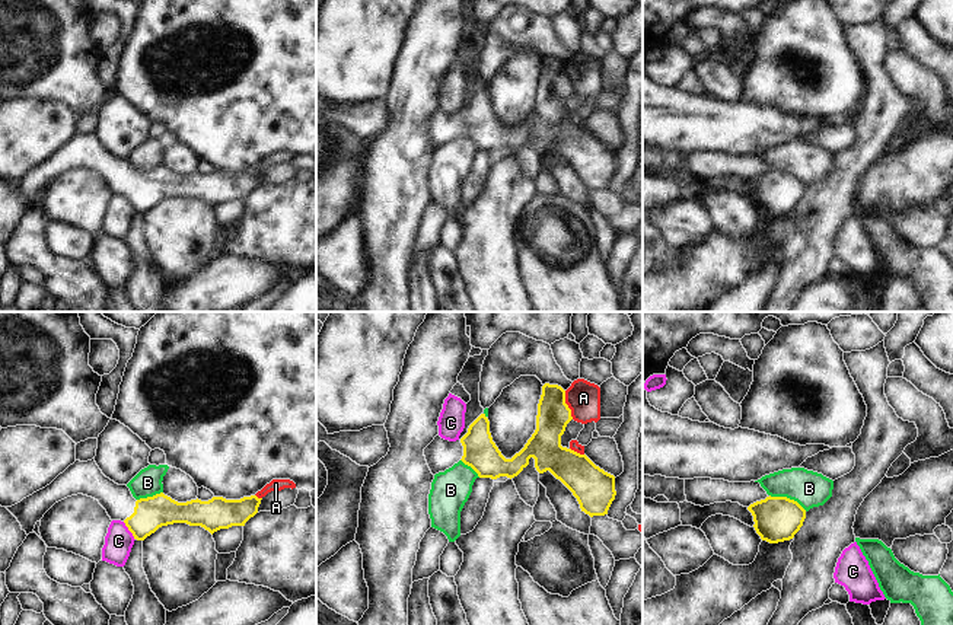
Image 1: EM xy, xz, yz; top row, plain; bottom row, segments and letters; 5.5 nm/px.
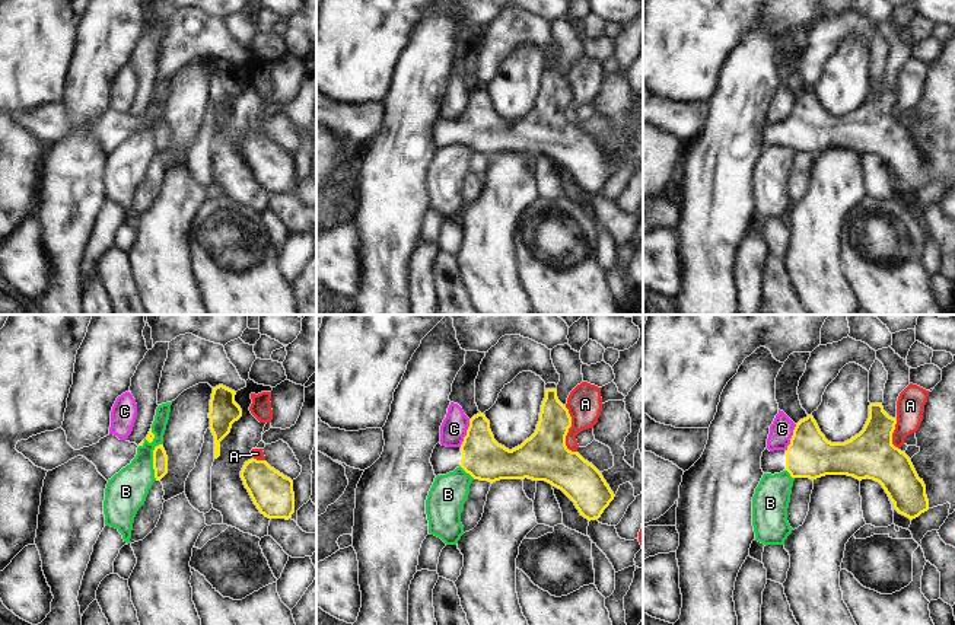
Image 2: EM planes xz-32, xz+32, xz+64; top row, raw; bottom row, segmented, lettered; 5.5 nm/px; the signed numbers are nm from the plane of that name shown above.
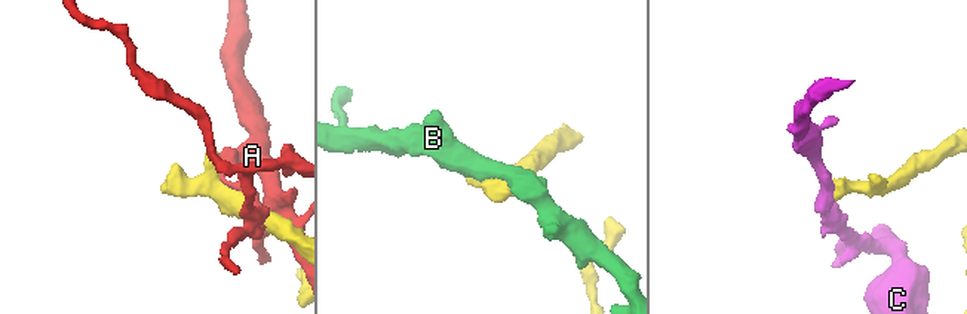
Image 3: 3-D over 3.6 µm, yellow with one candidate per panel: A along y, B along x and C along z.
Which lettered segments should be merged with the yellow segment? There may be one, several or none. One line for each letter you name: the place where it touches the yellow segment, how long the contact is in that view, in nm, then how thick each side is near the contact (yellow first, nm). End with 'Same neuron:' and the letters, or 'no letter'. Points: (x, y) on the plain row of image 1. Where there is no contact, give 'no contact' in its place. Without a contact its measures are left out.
Same neuron: no letter

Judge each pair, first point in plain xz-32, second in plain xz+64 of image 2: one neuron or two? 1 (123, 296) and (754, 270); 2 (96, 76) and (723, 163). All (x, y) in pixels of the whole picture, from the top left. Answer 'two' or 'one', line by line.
1: two
2: one

